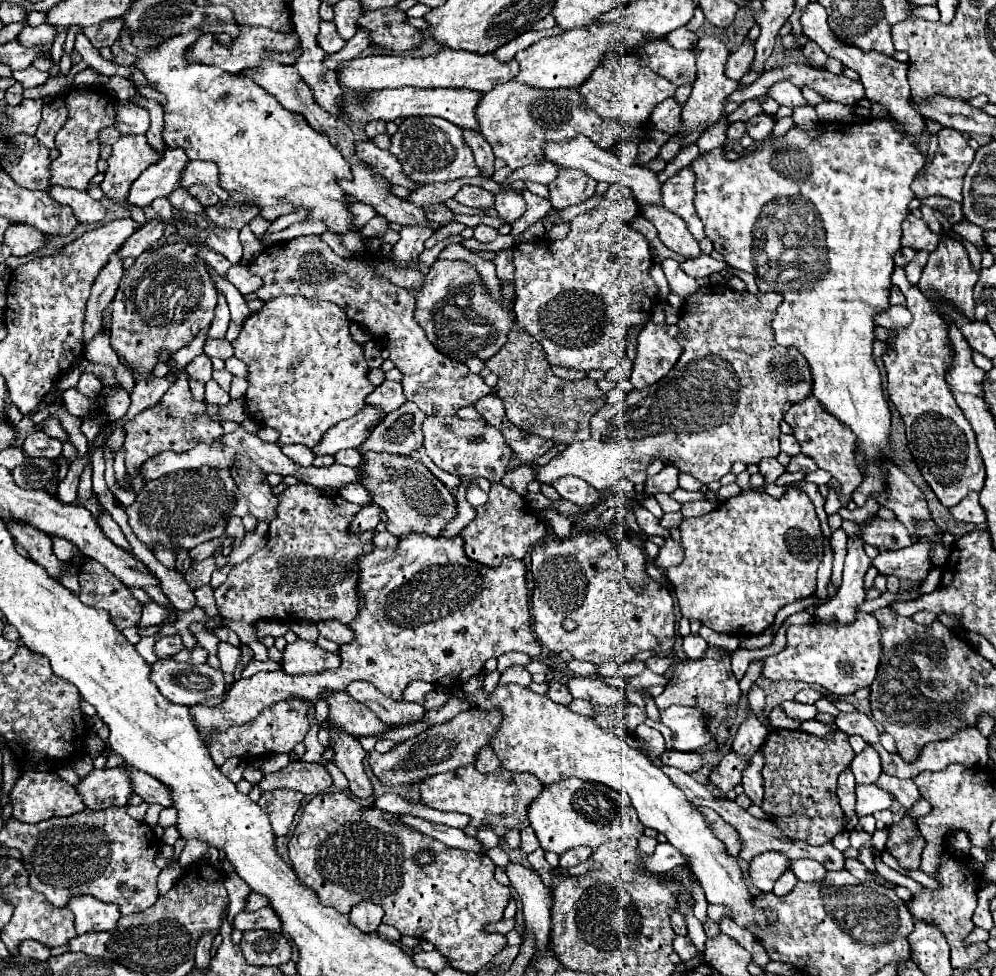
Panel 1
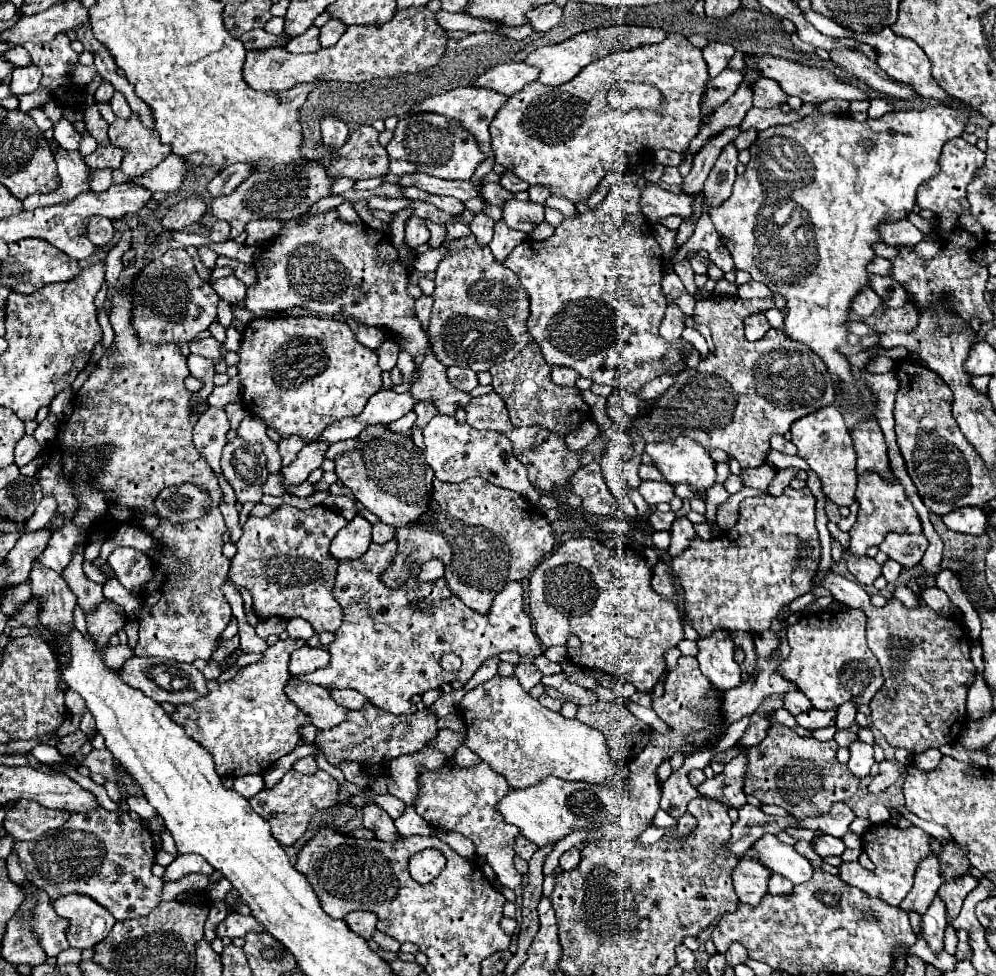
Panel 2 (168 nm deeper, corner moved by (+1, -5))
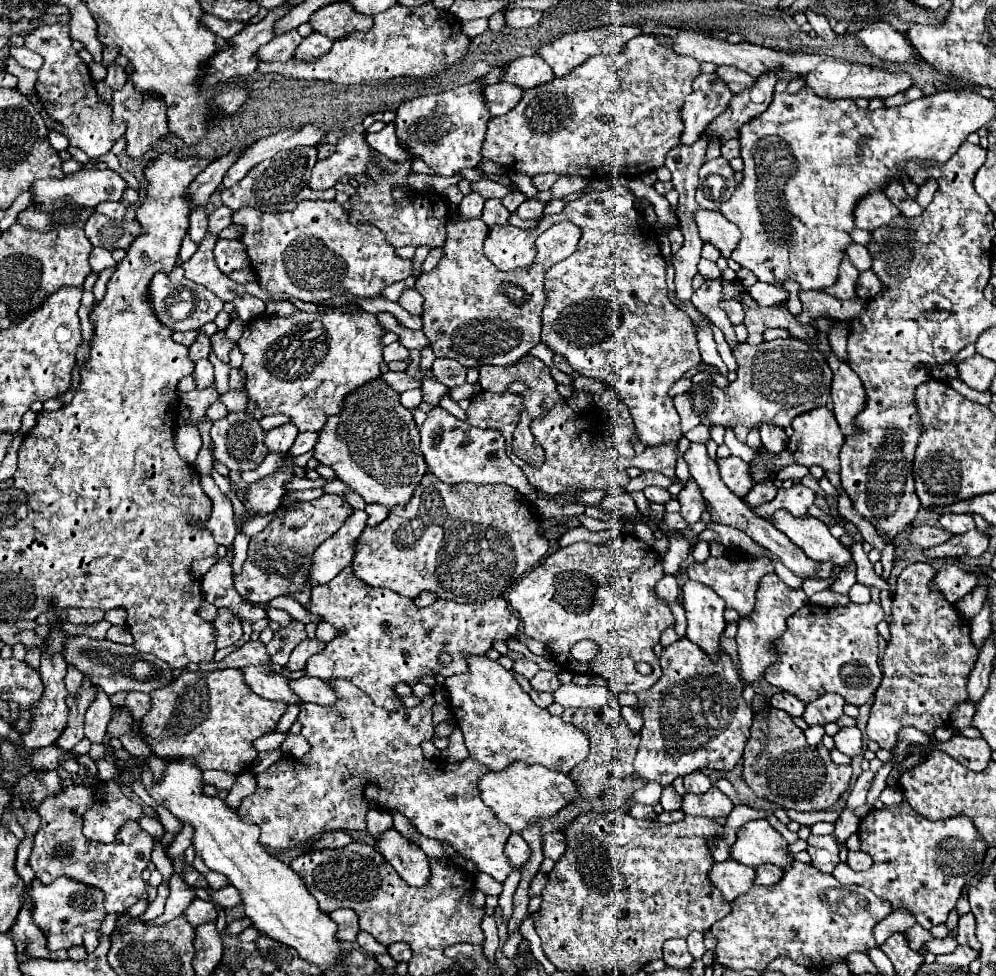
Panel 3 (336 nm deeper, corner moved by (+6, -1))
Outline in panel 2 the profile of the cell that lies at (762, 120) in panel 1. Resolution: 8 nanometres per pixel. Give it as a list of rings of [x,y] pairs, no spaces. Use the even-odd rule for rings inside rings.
[[[747,129],[747,131],[739,133],[739,137],[737,137],[733,143],[735,143],[735,147],[741,151],[741,149],[747,149],[755,139],[757,139],[757,131],[755,131],[755,129]]]

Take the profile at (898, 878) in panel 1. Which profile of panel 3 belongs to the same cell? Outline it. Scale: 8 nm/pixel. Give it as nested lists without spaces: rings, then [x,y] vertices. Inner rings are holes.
[[[972,913],[962,915],[960,921],[958,921],[958,937],[956,937],[956,941],[958,941],[960,945],[968,945],[968,947],[980,951],[980,943],[978,943],[978,939],[976,939],[976,935],[974,935],[974,929],[976,929],[974,915],[972,915]]]

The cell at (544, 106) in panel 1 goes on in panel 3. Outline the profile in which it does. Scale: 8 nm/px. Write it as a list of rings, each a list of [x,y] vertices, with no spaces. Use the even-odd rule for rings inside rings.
[[[642,33],[636,39],[630,39],[626,49],[618,55],[594,55],[566,77],[556,77],[544,85],[526,89],[520,103],[512,111],[488,121],[482,157],[530,177],[538,173],[576,175],[582,179],[598,179],[608,175],[642,177],[644,173],[662,167],[664,155],[672,147],[680,145],[680,135],[684,131],[680,111],[684,99],[692,93],[694,79],[700,73],[700,61],[676,53],[672,39],[666,39],[664,43],[658,35]]]

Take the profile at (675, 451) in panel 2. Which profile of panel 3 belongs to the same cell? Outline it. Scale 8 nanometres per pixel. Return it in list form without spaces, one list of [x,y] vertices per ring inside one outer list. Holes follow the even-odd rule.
[[[610,187],[606,191],[590,191],[576,201],[570,201],[562,213],[544,215],[536,229],[518,227],[492,227],[486,241],[484,253],[500,271],[526,269],[536,259],[536,239],[540,233],[548,231],[552,223],[572,221],[582,229],[578,249],[564,261],[552,265],[546,271],[544,291],[546,305],[542,309],[542,343],[556,355],[562,355],[568,365],[584,377],[592,377],[612,385],[620,399],[630,409],[636,425],[636,435],[646,447],[658,447],[674,443],[682,437],[680,417],[668,397],[670,387],[688,371],[698,367],[702,361],[698,351],[698,341],[694,335],[694,325],[690,317],[680,311],[668,299],[666,287],[666,263],[660,255],[658,233],[650,227],[644,215],[634,207],[636,195],[628,187]]]

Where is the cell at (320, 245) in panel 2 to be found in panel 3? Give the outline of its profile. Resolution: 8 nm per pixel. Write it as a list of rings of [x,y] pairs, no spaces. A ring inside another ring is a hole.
[[[302,201],[286,213],[262,213],[252,209],[240,209],[232,215],[232,221],[242,225],[242,243],[248,249],[258,283],[270,293],[272,301],[288,301],[290,297],[310,303],[322,303],[342,291],[360,299],[382,297],[382,289],[394,281],[402,281],[412,275],[414,261],[396,255],[394,247],[386,241],[384,233],[370,223],[352,223],[350,213],[336,201]]]

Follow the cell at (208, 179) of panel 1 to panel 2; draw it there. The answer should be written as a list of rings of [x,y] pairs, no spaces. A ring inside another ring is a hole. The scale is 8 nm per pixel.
[[[169,155],[155,169],[141,175],[141,179],[127,179],[127,183],[145,187],[151,193],[155,193],[155,191],[169,193],[169,191],[175,191],[181,187],[183,179],[185,179],[185,171],[187,169],[183,167],[183,159],[177,155]]]

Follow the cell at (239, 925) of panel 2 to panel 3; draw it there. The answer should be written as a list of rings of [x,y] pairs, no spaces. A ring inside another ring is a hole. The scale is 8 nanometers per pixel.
[[[196,899],[186,911],[184,911],[186,919],[198,927],[198,925],[204,925],[204,923],[214,923],[218,919],[218,907],[210,901],[200,901]]]

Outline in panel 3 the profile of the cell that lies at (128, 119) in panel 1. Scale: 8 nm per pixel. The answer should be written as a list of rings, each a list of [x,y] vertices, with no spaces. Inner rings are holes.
[[[110,63],[110,67],[108,67],[108,75],[106,75],[106,79],[104,79],[106,87],[110,87],[112,91],[120,91],[120,89],[124,87],[126,79],[128,79],[128,77],[126,77],[126,71],[124,71],[120,65]]]

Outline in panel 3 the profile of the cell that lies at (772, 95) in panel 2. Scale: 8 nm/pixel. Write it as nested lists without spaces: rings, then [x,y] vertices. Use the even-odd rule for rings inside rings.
[[[718,67],[716,73],[720,75],[720,79],[726,81],[726,85],[732,89],[732,93],[740,93],[740,91],[746,91],[750,89],[752,85],[756,85],[756,77],[744,73],[744,71],[738,71],[736,67]]]

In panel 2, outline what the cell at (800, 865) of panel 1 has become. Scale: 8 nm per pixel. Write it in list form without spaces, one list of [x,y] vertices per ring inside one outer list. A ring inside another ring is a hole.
[[[765,833],[761,839],[753,843],[747,855],[759,863],[763,863],[769,871],[787,877],[793,883],[805,883],[813,875],[811,863],[797,853],[791,845],[781,843],[775,835]]]

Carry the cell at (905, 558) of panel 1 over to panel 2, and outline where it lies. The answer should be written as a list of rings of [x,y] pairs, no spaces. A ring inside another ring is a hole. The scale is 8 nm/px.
[[[843,551],[843,559],[847,561],[849,573],[861,585],[871,585],[881,575],[881,565],[877,565],[875,559],[867,557],[867,555],[849,555],[847,551]]]

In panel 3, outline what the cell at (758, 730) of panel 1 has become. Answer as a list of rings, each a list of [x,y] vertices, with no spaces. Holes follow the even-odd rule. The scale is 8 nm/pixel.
[[[712,787],[710,791],[696,795],[696,793],[686,793],[682,811],[686,815],[702,815],[702,817],[728,817],[732,811],[732,801],[718,789]]]

